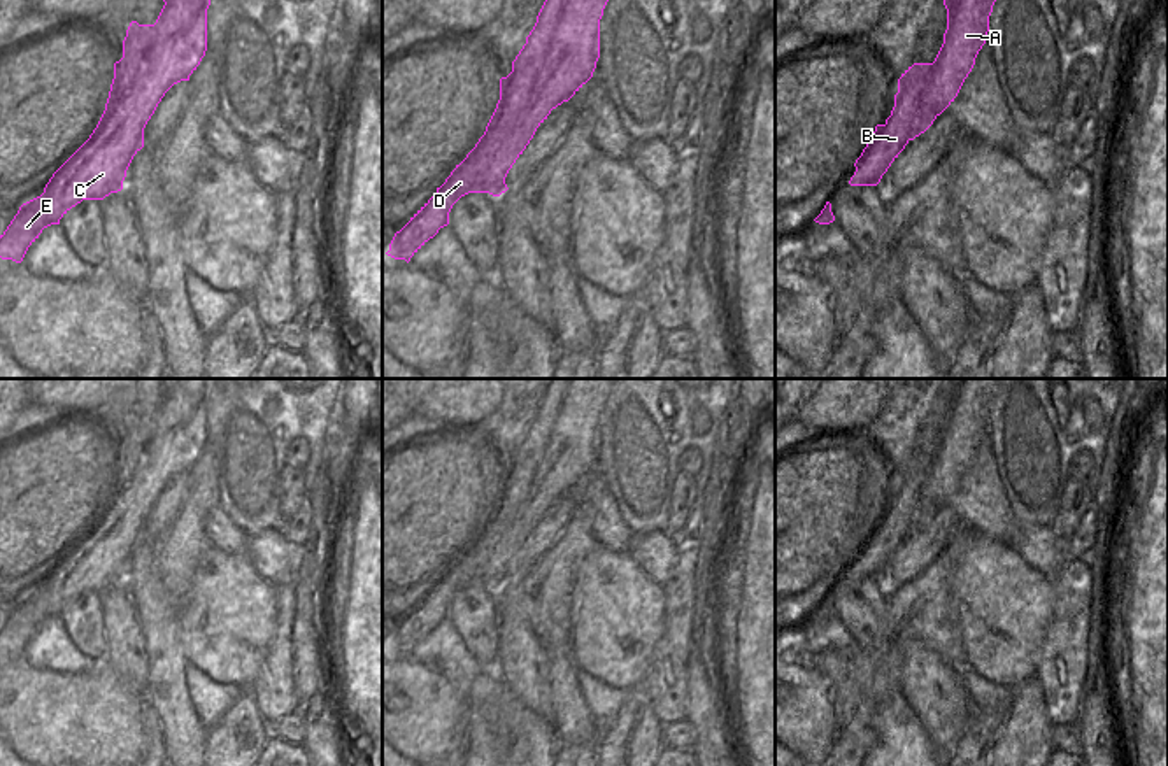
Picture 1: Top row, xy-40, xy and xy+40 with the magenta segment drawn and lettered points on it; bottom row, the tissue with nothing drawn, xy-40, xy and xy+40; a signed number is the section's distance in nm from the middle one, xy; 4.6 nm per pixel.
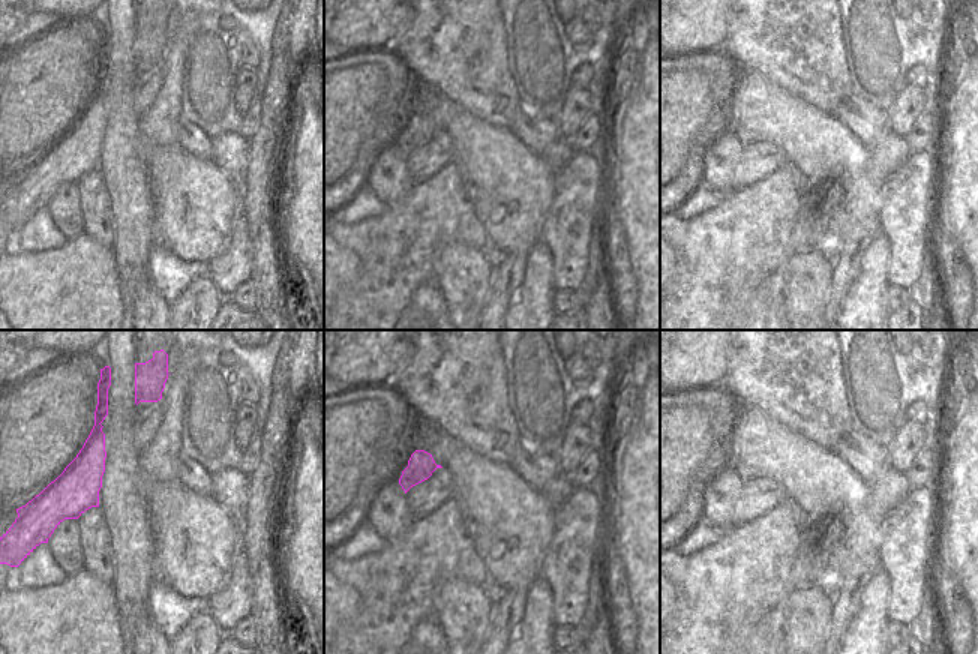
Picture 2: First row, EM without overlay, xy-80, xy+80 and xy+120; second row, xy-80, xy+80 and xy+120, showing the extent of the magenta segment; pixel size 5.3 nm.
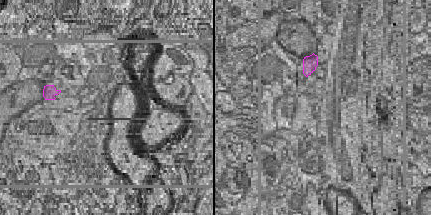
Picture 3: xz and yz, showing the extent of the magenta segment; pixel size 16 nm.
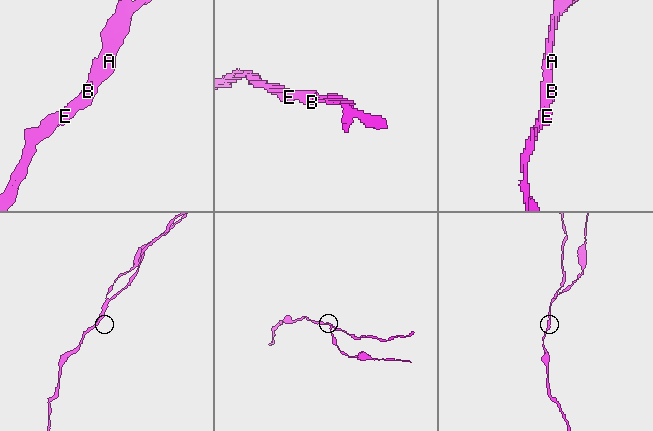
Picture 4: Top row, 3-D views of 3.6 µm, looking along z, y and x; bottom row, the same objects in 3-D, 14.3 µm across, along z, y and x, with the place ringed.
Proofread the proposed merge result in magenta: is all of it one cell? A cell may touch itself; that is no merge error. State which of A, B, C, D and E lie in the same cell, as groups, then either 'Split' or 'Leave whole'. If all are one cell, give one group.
Groups: A C D E / B. Split

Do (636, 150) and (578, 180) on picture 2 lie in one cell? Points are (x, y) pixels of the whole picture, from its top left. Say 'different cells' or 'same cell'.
different cells

